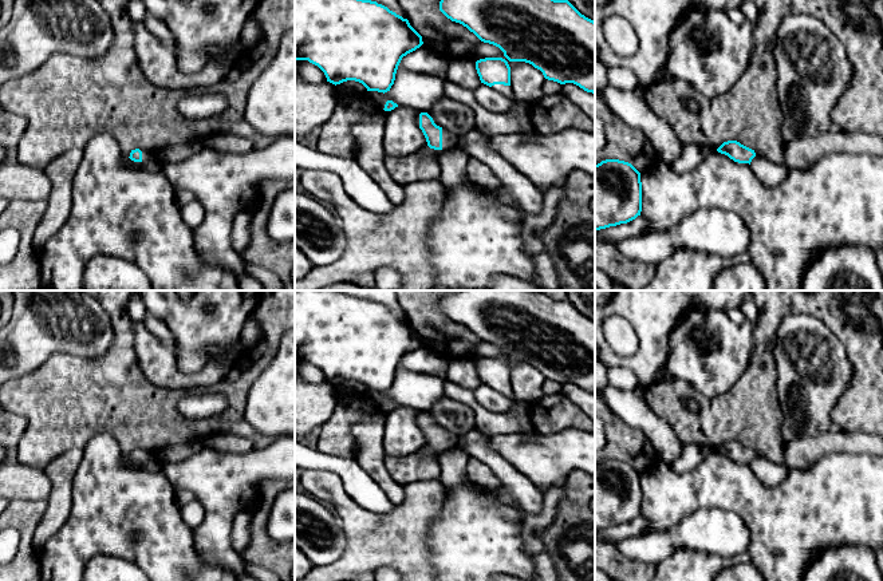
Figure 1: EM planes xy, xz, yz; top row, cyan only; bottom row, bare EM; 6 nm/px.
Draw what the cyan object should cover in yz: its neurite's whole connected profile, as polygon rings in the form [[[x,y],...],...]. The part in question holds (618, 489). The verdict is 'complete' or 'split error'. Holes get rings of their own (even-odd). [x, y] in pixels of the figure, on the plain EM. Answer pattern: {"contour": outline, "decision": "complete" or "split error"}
{"contour": [[[619,459],[595,465],[595,530],[627,523],[640,511],[640,473]]], "decision": "complete"}

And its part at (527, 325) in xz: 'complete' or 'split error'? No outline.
complete

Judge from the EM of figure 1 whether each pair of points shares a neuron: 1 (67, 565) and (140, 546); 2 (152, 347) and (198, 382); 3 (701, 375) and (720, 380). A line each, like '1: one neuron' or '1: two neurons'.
1: one neuron
2: one neuron
3: one neuron

